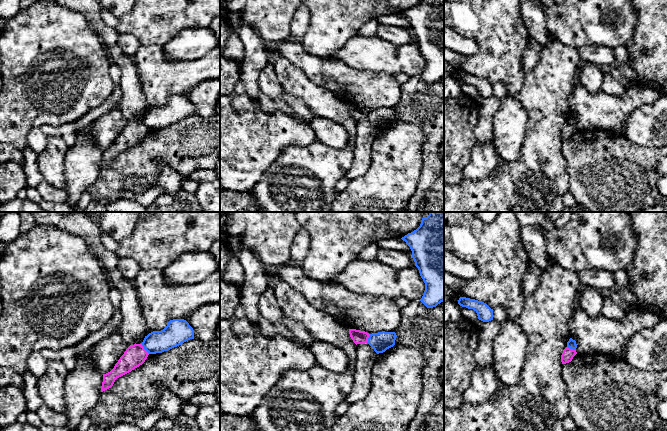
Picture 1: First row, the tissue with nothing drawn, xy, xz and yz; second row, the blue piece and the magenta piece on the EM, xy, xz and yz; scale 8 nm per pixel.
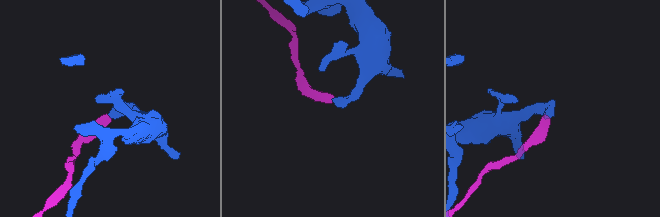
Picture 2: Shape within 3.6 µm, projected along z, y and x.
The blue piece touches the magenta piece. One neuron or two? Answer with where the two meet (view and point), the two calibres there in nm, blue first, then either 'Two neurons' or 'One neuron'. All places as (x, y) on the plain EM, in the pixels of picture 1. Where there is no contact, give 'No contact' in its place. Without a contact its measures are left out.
Touches blue at xy (144, 124). Thickness 180 nm (blue) against 180 nm. Two neurons

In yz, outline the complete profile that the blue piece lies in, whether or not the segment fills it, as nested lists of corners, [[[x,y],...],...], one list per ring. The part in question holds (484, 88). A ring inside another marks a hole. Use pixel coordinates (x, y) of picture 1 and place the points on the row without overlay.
[[[460,73],[458,80],[468,85],[473,85],[478,92],[478,95],[483,98],[489,98],[493,96],[493,85],[491,85],[486,79],[475,75],[466,73]]]

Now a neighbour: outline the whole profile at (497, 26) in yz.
[[[444,0],[444,26],[478,45],[475,54],[461,54],[444,47],[444,61],[455,72],[482,77],[491,85],[502,82],[509,94],[516,94],[526,76],[522,70],[522,55],[530,37],[520,4],[519,0]]]

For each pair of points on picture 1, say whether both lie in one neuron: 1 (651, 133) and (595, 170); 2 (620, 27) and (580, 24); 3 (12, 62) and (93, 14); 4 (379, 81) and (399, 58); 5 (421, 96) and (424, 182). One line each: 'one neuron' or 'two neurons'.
1: two neurons
2: one neuron
3: two neurons
4: two neurons
5: one neuron

